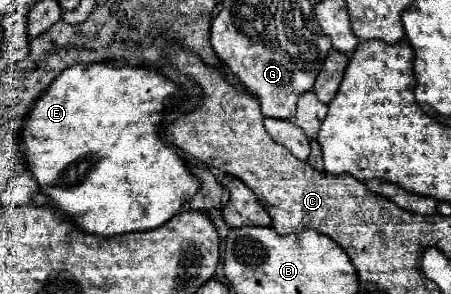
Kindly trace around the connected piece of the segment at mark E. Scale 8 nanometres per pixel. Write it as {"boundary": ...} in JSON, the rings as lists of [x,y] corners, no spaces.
{"boundary":[[[77,64],[71,66],[67,70],[63,70],[53,84],[45,90],[45,94],[35,102],[33,110],[27,116],[27,124],[23,128],[23,136],[21,136],[21,144],[25,148],[25,162],[29,172],[33,174],[33,178],[39,184],[39,190],[43,194],[49,196],[49,200],[57,206],[59,212],[63,212],[67,216],[67,220],[71,220],[77,228],[81,228],[87,234],[95,234],[95,236],[119,236],[119,234],[127,234],[127,232],[137,232],[137,230],[153,230],[161,224],[165,224],[167,220],[171,220],[181,206],[199,190],[199,180],[195,180],[191,176],[191,172],[185,168],[185,162],[169,148],[165,146],[159,136],[157,136],[157,126],[164,116],[164,101],[173,94],[177,86],[163,78],[161,74],[147,70],[147,68],[135,68],[135,66],[121,66],[121,68],[113,68],[111,64]]]}

